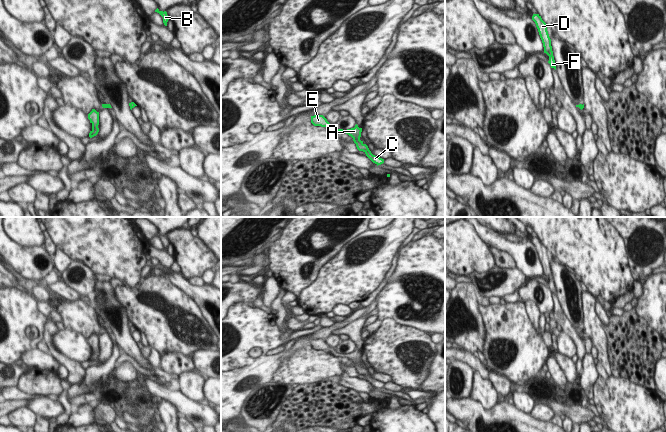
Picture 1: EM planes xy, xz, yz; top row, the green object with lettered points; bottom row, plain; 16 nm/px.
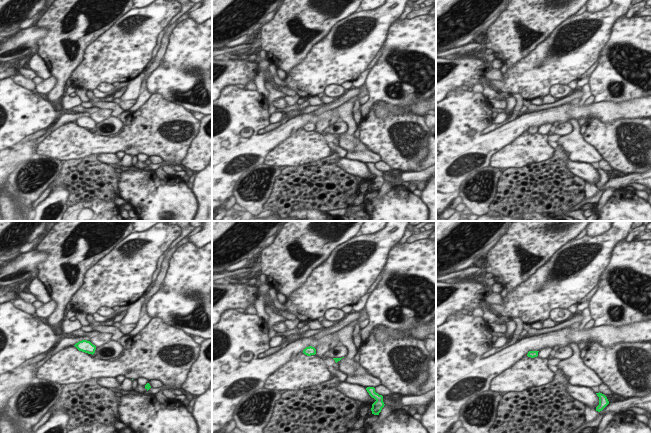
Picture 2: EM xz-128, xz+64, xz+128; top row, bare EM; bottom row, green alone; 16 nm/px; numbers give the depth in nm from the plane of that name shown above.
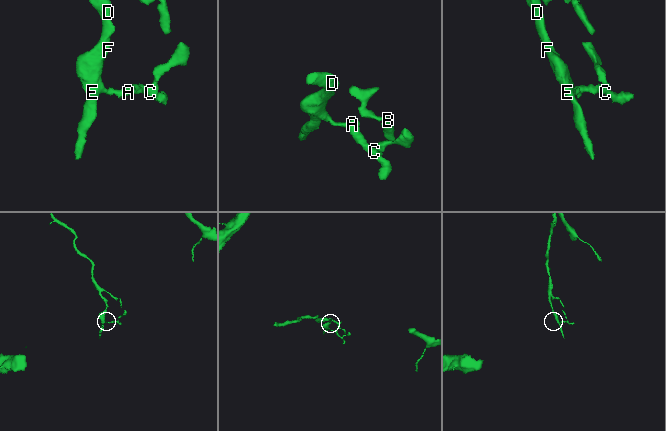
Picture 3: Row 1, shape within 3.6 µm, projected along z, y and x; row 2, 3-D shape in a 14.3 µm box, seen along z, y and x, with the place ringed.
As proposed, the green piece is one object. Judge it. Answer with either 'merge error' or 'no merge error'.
no merge error

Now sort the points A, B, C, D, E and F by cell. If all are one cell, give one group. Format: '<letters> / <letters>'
A B C D E F

